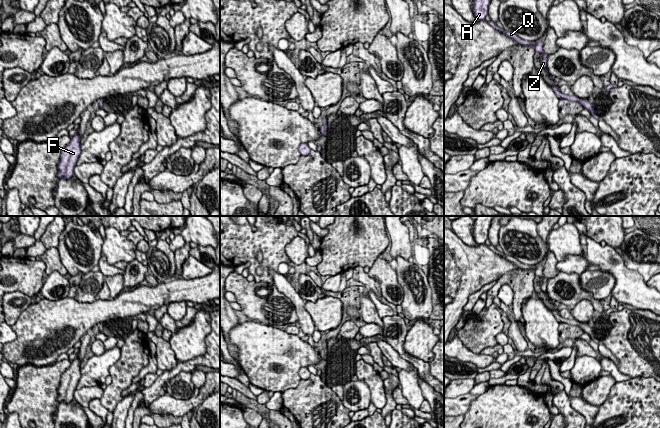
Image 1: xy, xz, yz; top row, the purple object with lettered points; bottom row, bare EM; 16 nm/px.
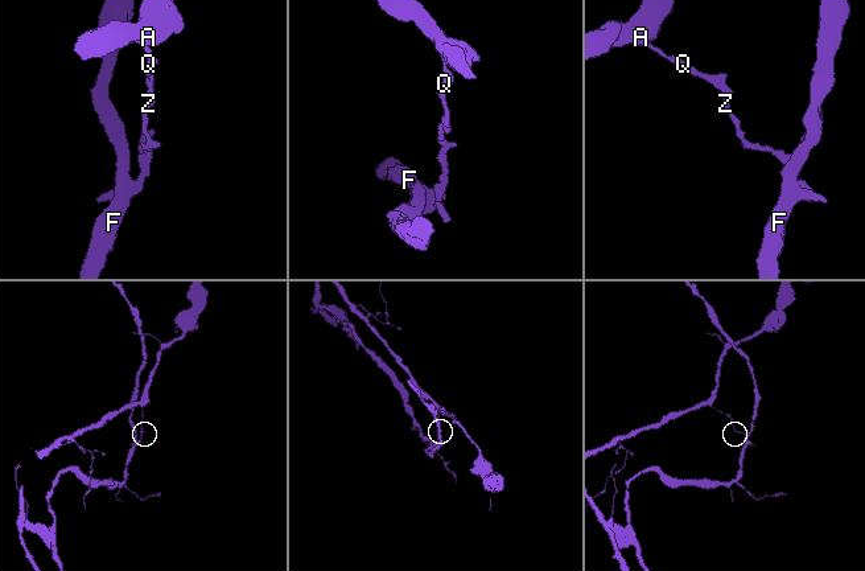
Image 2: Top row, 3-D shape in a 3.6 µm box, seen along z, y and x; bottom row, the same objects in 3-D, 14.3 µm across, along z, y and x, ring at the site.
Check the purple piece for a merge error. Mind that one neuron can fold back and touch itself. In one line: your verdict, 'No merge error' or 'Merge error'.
Merge error

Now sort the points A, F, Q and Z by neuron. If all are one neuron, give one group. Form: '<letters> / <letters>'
A Q Z / F

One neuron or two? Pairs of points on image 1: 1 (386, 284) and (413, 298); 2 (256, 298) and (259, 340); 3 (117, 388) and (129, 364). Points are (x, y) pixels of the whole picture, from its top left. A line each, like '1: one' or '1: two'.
1: two
2: two
3: one

